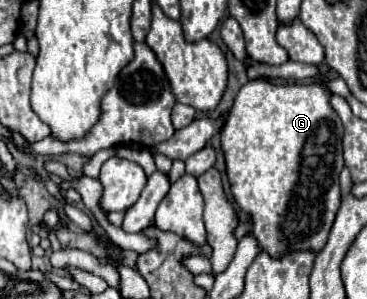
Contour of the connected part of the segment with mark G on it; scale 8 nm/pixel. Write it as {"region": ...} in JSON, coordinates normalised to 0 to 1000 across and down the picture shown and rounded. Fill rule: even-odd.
{"region":[[[913,237],[880,244],[853,278],[777,278],[749,284],[733,264],[689,264],[657,291],[640,344],[602,431],[602,485],[619,538],[619,592],[629,645],[646,686],[684,719],[689,786],[700,793],[717,839],[760,860],[782,839],[875,839],[891,813],[896,766],[929,686],[924,579],[935,565],[929,505],[929,398],[907,371],[896,324],[896,271],[918,258]]]}

